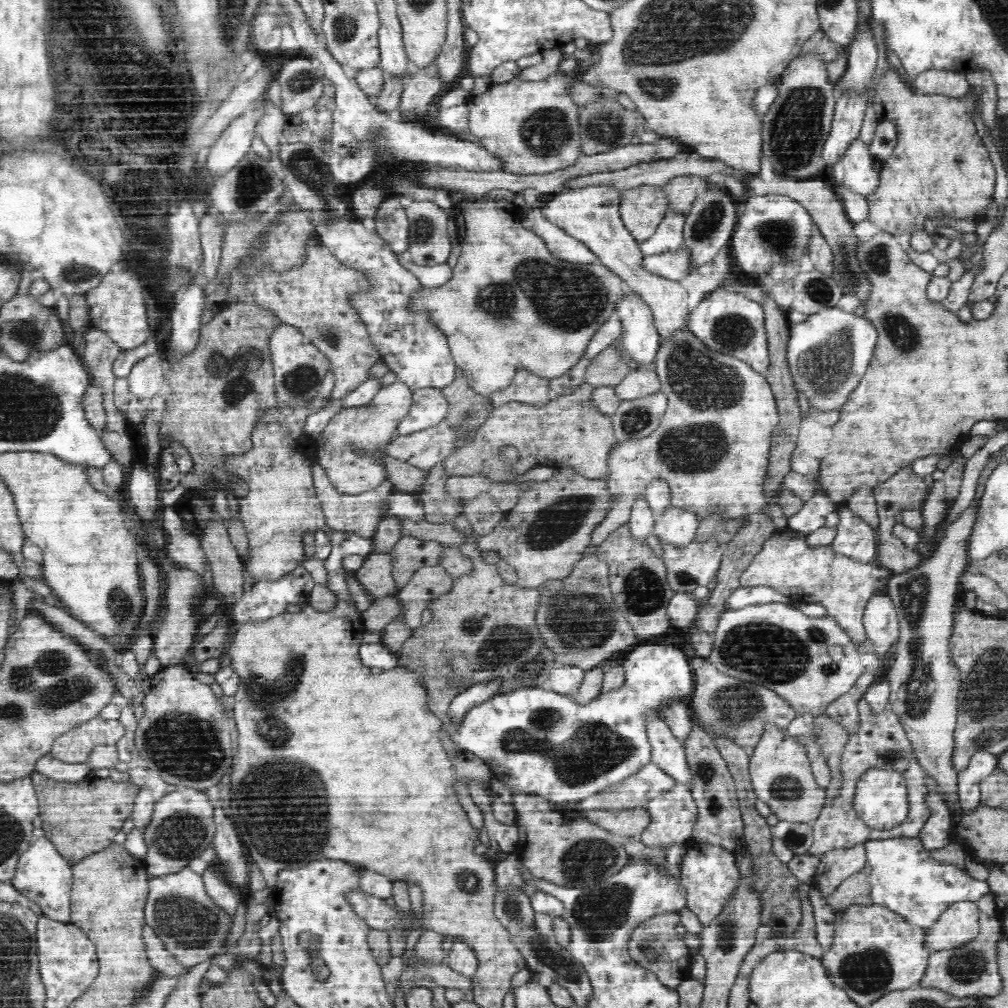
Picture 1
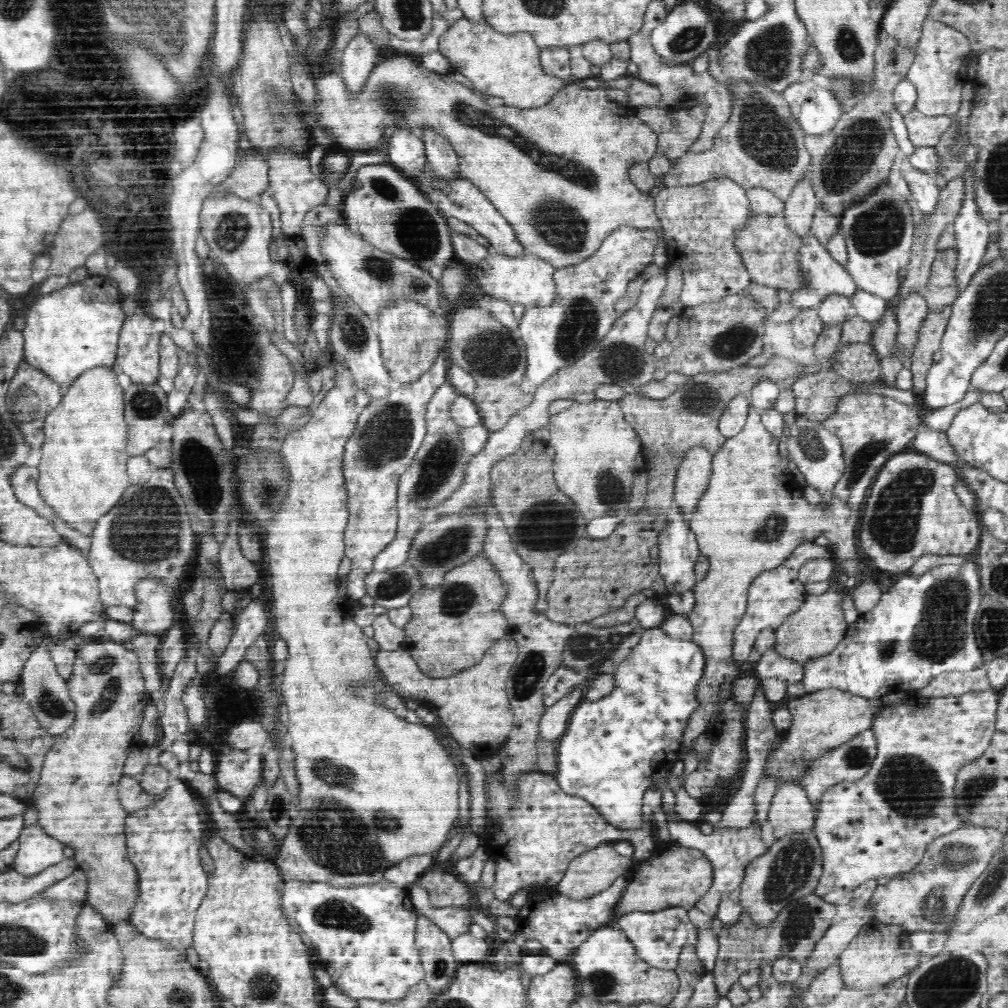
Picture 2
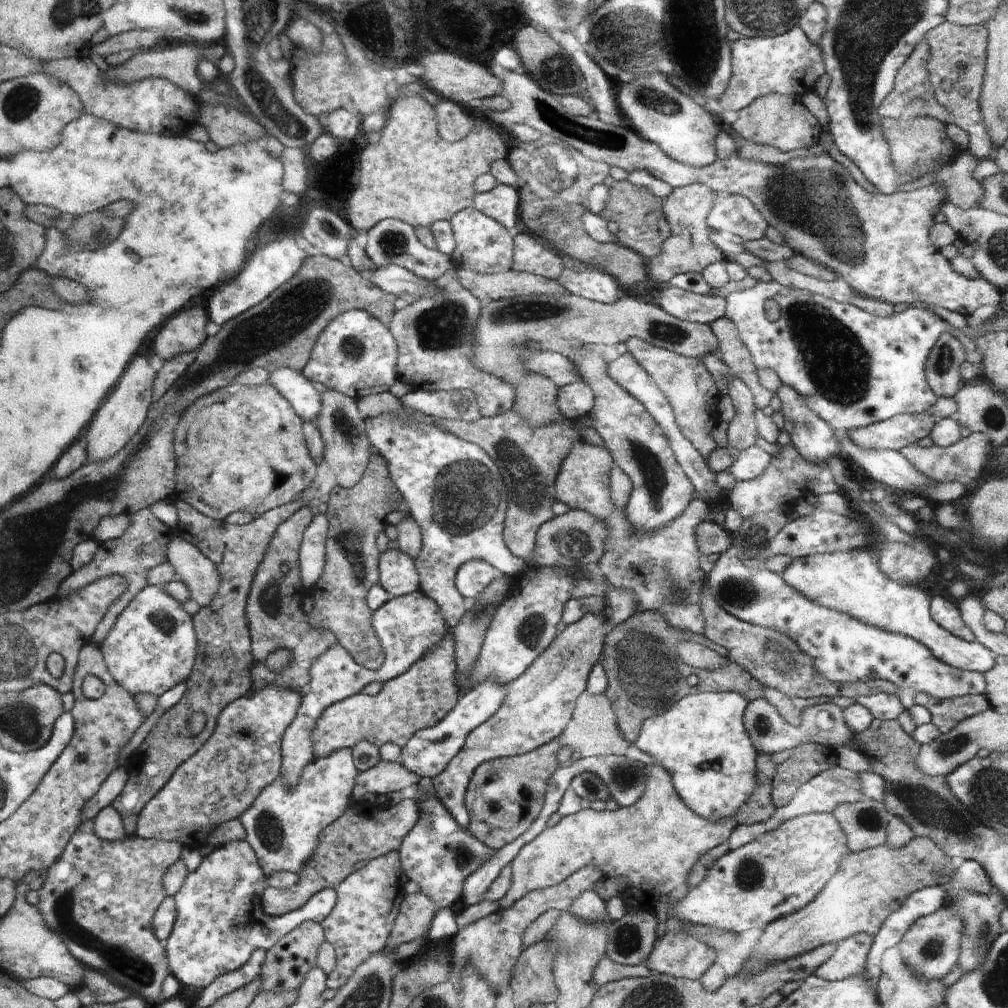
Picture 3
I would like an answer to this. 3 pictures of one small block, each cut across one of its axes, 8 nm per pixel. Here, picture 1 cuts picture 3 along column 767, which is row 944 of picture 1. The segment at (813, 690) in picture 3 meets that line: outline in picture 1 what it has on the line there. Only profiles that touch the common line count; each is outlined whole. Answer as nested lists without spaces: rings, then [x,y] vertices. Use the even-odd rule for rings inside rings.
[[[670,912],[644,920],[638,928],[634,929],[634,932],[631,932],[628,944],[628,953],[633,962],[656,975],[662,984],[671,989],[676,988],[683,979],[692,978],[690,975],[691,950],[684,943],[681,935],[676,932],[679,923],[680,914]]]

